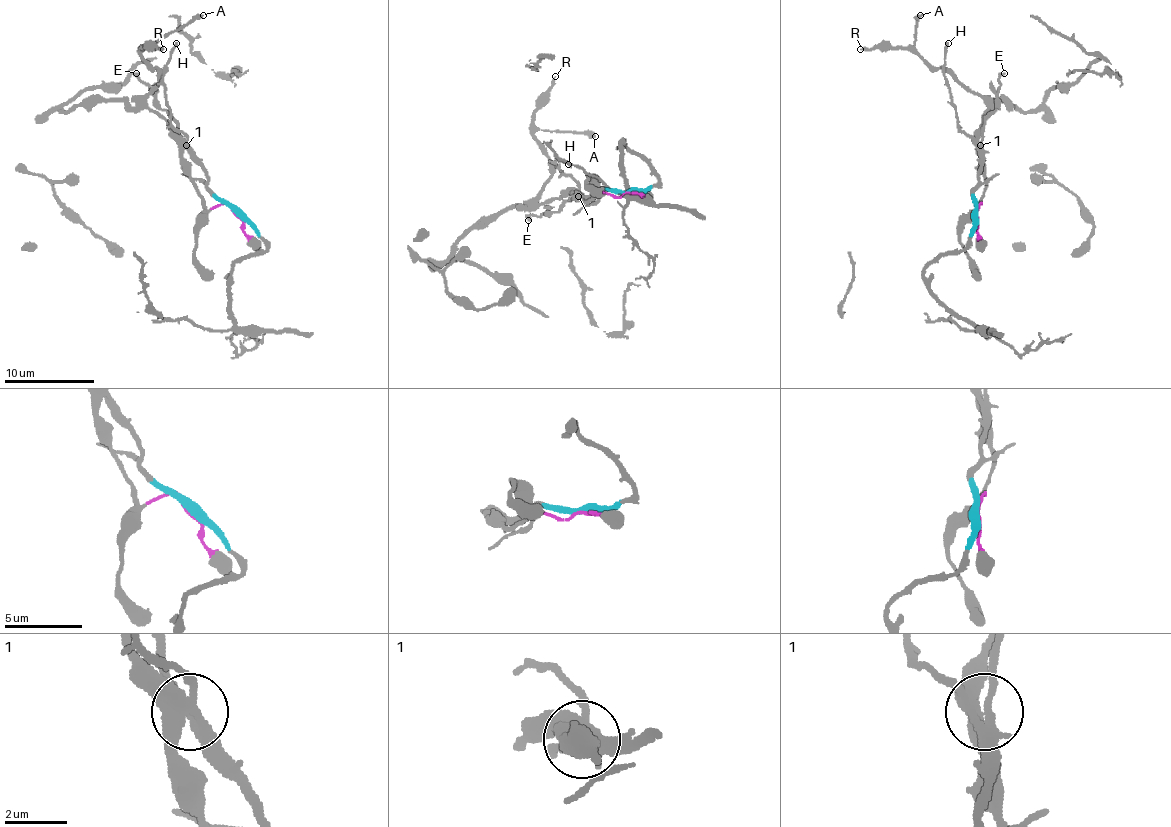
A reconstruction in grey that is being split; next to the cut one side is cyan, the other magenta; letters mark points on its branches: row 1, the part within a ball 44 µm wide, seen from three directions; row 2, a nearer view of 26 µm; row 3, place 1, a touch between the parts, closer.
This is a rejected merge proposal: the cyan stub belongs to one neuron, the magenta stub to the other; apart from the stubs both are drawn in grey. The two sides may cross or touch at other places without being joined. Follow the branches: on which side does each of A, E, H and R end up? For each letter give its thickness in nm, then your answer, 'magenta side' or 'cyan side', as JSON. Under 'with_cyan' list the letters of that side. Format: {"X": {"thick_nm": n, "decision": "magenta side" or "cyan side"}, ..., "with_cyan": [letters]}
{"A": {"thick_nm": 360, "decision": "magenta side"}, "E": {"thick_nm": 280, "decision": "cyan side"}, "H": {"thick_nm": 190, "decision": "cyan side"}, "R": {"thick_nm": 220, "decision": "magenta side"}, "with_cyan": ["E", "H"]}

